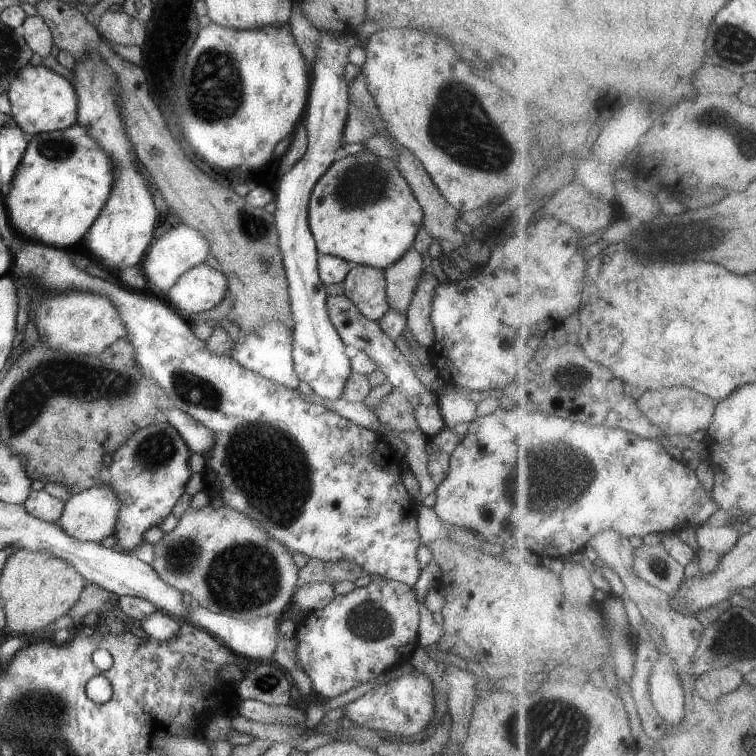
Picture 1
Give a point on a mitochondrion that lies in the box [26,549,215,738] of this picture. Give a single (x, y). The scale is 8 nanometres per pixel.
(60, 697)

